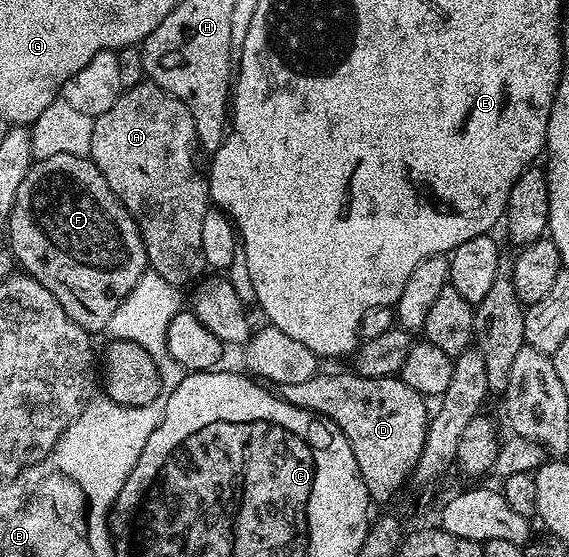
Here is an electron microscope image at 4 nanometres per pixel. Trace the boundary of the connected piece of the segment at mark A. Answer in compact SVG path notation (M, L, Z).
M151 80L139 82L134 88L124 90L106 112L95 115L92 163L106 176L106 184L136 221L151 273L162 276L166 284L180 288L187 282L195 283L205 273L202 256L202 219L210 209L207 177L196 167L198 143L194 116L170 92Z

